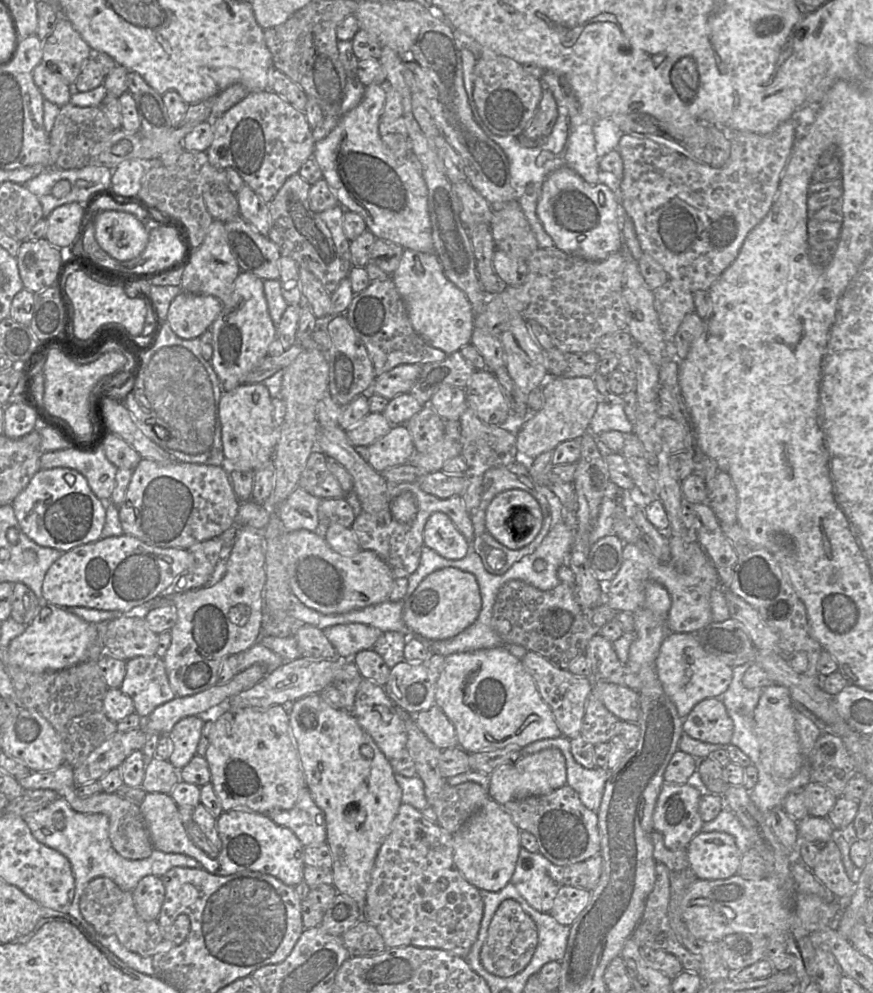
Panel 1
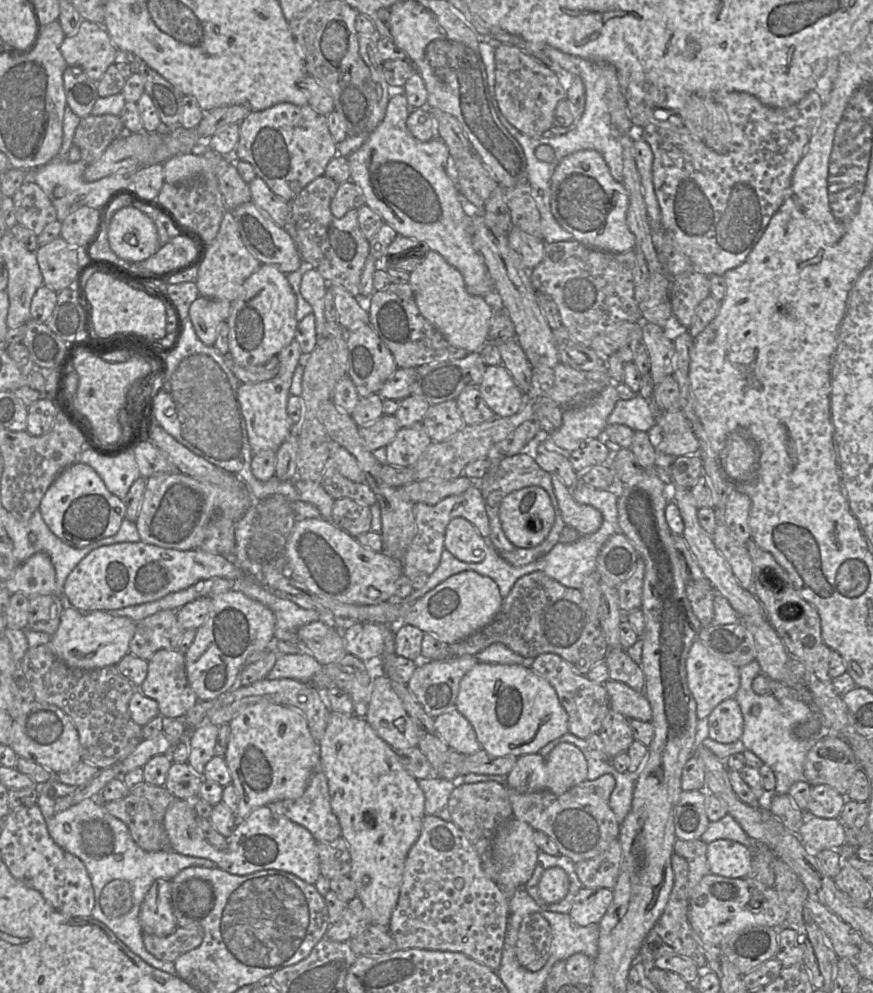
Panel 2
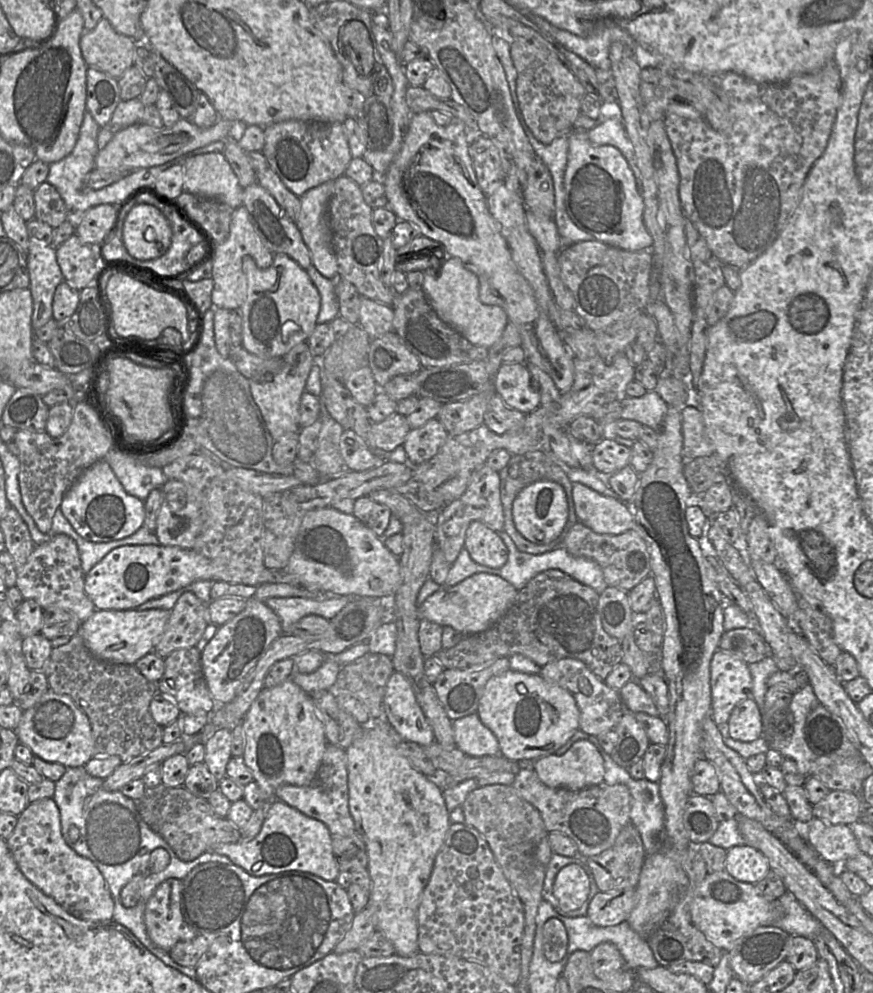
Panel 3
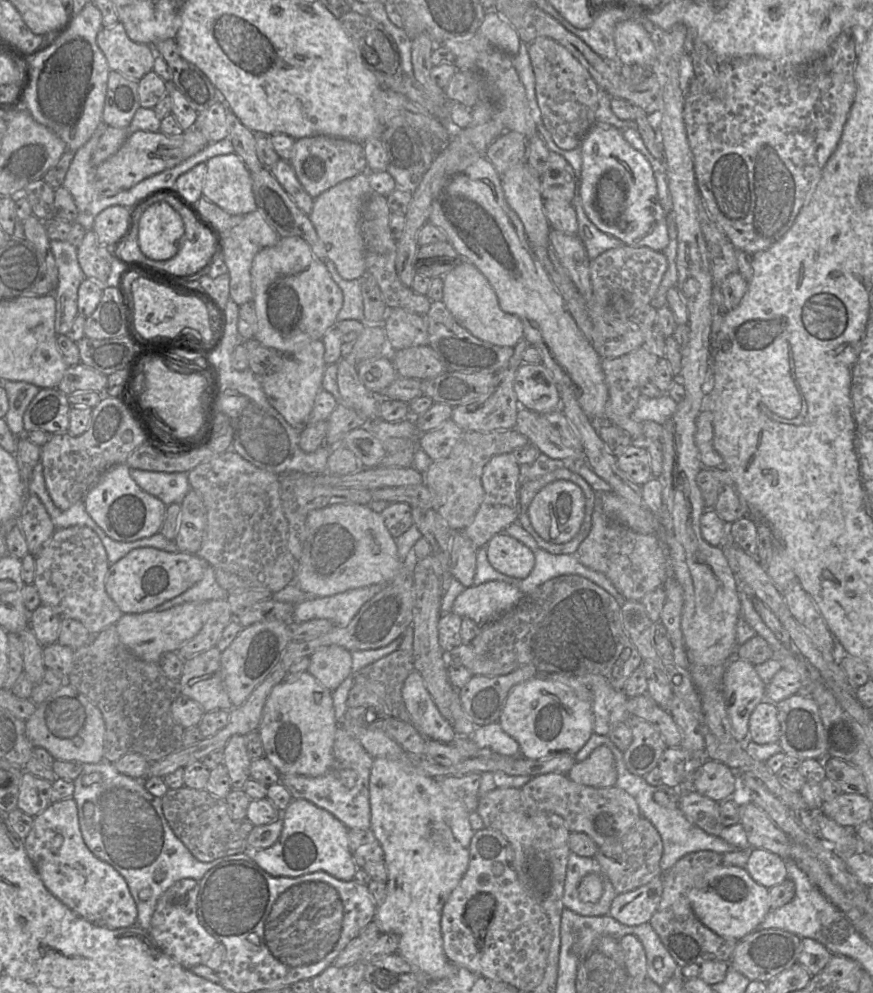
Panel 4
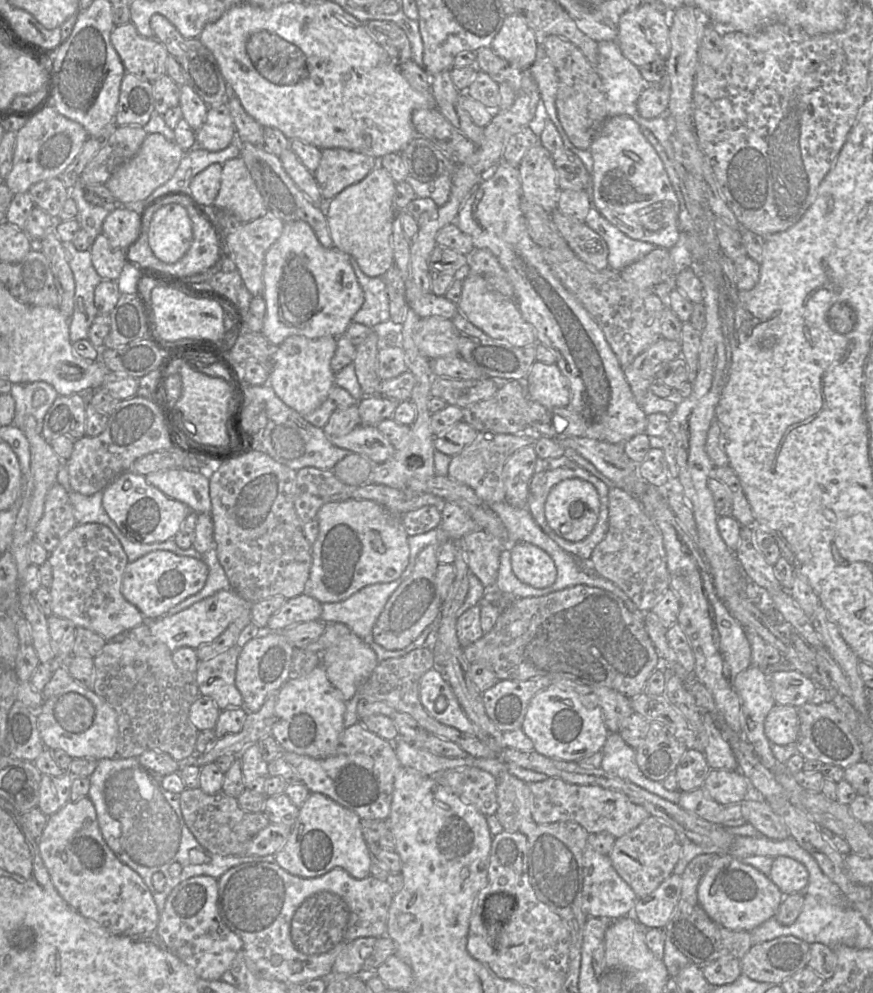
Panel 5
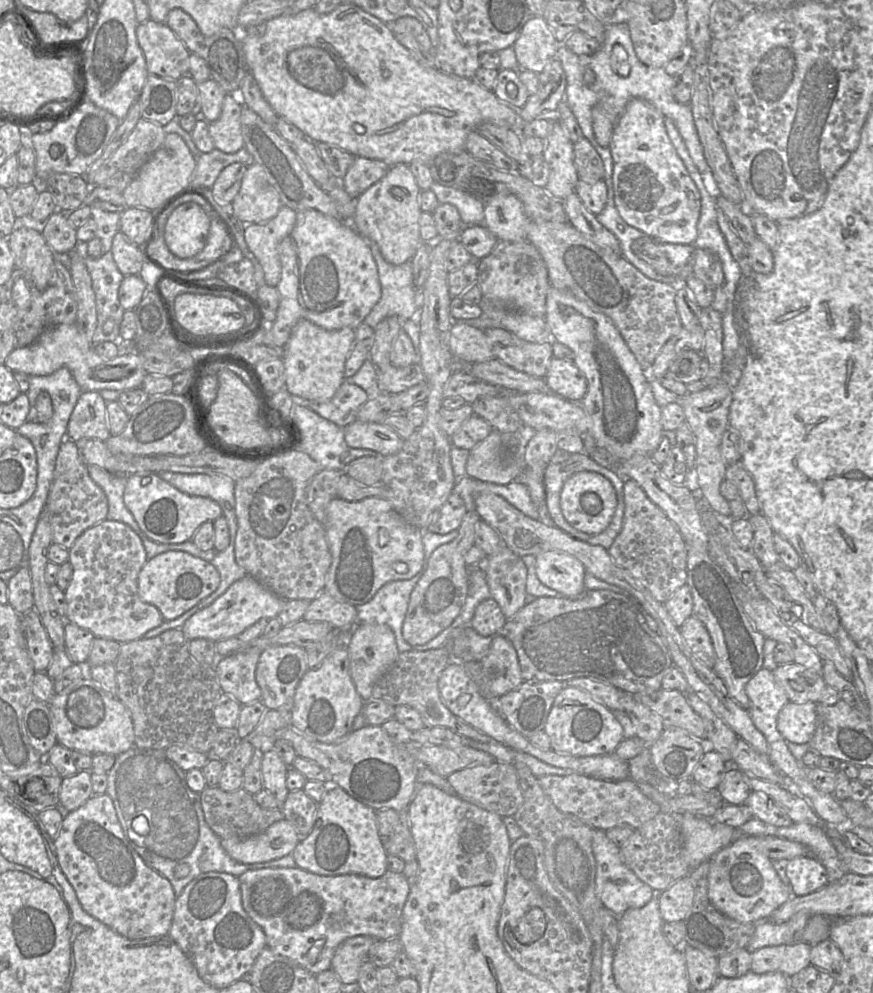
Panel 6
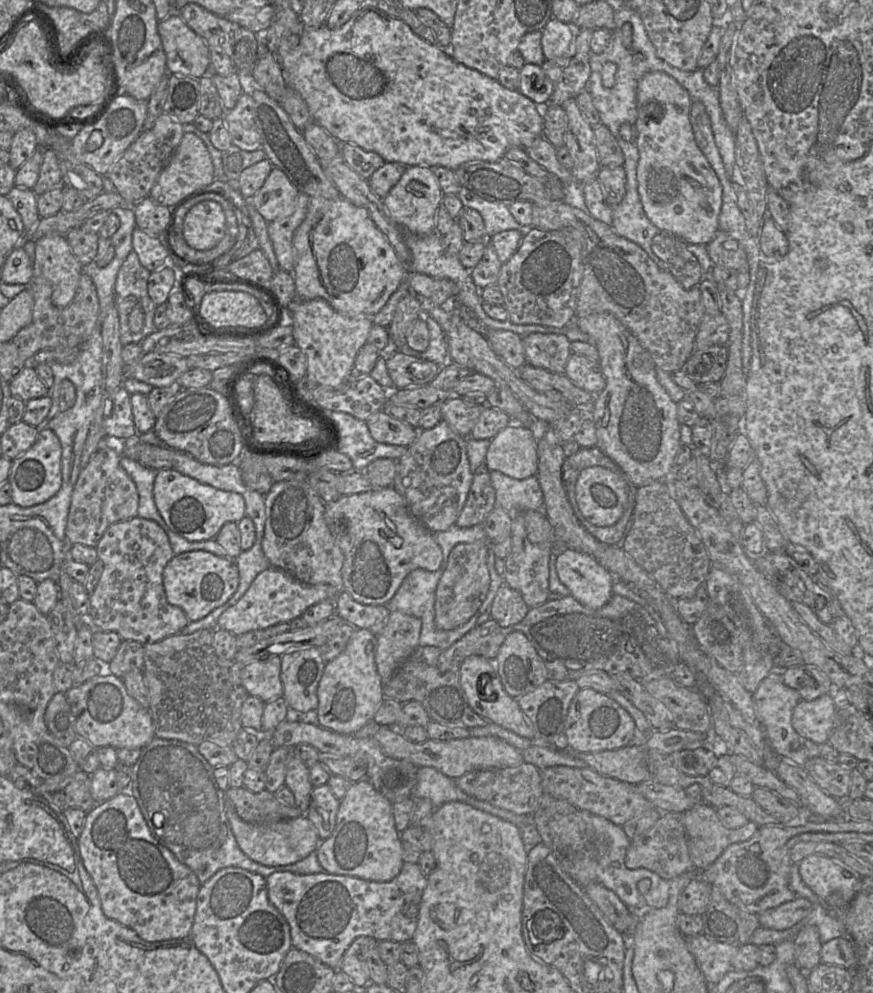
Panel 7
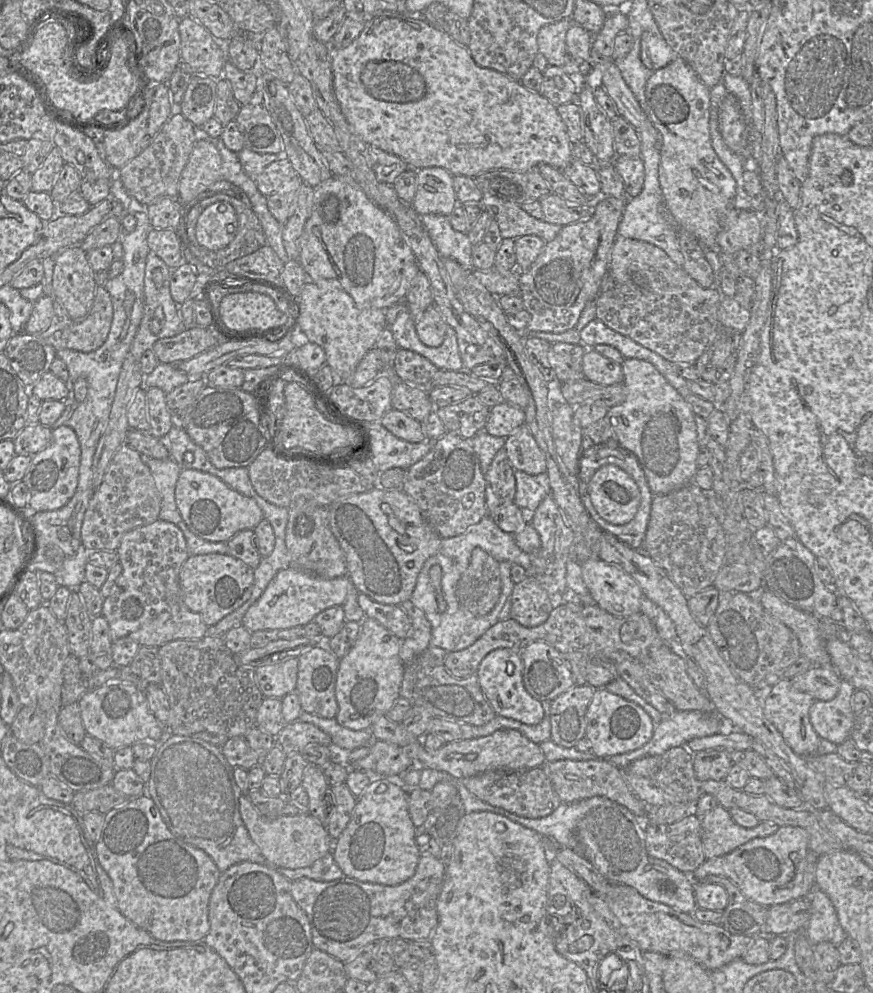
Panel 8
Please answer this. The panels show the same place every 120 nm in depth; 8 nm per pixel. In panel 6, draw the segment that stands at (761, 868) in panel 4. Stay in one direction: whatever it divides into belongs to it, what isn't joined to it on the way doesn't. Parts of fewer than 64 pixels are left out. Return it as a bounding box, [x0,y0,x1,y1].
[785,855,829,896]

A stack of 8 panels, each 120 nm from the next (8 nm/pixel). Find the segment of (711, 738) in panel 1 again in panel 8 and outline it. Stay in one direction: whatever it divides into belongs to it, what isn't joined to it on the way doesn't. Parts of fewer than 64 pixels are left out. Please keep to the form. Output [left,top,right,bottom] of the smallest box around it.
[809,680,856,745]

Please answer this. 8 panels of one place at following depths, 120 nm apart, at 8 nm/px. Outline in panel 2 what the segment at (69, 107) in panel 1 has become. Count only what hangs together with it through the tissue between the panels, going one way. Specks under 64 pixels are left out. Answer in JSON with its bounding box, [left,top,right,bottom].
[68,114,125,164]

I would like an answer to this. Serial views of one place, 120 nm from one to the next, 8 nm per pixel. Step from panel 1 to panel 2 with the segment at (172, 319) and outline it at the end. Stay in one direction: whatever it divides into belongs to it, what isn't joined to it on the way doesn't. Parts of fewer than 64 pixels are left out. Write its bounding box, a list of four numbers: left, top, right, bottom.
[189,296,231,346]

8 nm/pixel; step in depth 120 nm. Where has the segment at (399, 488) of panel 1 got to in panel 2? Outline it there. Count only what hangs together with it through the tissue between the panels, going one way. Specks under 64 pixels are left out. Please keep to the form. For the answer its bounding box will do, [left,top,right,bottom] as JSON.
[400,482,490,579]

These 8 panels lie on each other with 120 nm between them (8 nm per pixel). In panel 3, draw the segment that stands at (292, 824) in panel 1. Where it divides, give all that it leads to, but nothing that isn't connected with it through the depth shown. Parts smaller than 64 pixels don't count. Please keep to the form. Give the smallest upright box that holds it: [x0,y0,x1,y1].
[275,743,356,836]

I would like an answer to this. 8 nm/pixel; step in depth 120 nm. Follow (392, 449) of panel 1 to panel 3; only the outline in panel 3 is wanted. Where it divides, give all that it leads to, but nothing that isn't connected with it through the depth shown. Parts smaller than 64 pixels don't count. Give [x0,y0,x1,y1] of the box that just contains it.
[401,418,449,466]

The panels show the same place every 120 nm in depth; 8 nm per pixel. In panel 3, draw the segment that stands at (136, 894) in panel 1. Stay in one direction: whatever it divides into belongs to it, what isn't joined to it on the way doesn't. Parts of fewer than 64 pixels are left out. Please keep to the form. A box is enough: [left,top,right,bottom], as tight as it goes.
[144,879,197,952]

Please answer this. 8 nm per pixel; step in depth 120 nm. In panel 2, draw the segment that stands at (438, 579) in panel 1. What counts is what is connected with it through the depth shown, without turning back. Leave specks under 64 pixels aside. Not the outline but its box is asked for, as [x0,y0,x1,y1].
[310,571,503,644]

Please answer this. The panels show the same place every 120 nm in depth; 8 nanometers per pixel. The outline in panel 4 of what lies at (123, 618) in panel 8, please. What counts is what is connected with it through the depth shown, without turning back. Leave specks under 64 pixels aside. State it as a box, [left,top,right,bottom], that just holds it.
[33,526,124,635]

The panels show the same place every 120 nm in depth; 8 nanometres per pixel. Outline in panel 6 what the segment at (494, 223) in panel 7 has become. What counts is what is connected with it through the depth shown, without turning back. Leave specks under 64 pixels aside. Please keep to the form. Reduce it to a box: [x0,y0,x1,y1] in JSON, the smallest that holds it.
[430,184,485,226]

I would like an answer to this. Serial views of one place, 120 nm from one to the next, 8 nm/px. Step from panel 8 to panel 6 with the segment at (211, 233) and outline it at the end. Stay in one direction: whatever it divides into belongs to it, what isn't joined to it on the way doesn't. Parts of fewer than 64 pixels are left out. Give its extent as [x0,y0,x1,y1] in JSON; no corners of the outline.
[164,202,211,258]

